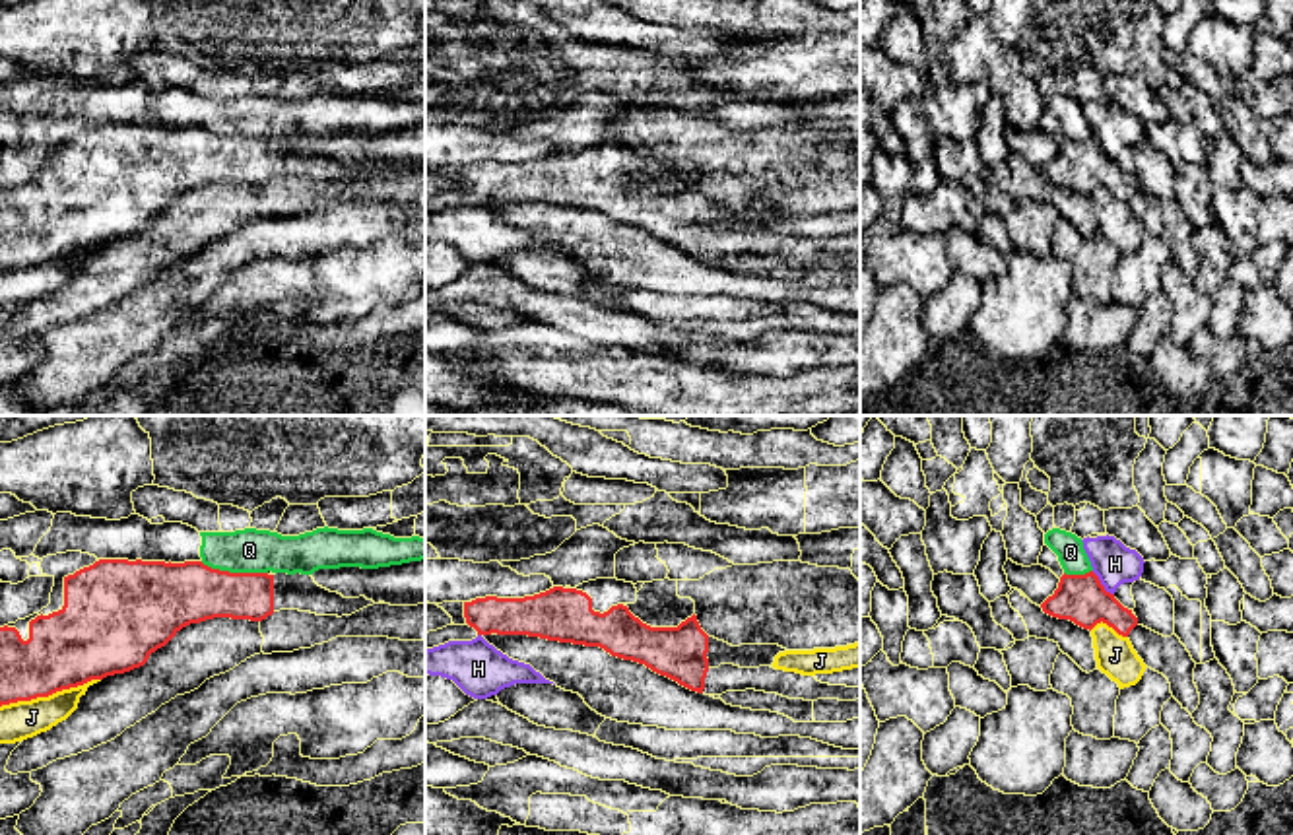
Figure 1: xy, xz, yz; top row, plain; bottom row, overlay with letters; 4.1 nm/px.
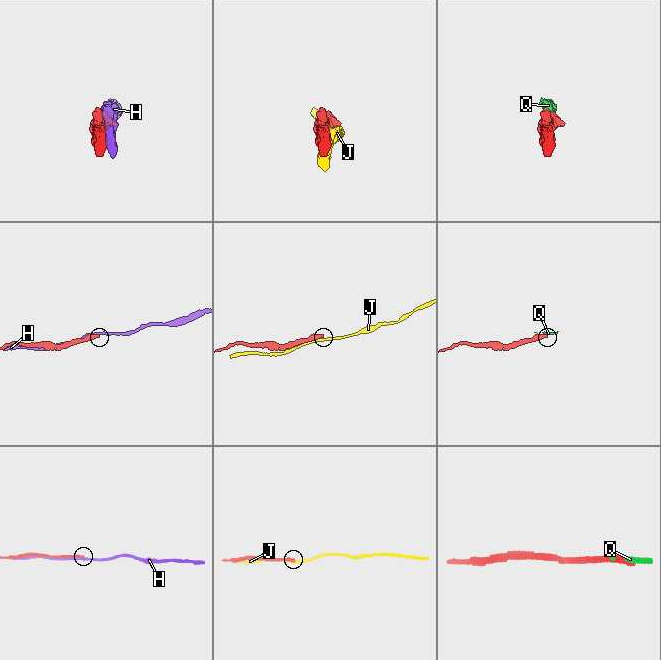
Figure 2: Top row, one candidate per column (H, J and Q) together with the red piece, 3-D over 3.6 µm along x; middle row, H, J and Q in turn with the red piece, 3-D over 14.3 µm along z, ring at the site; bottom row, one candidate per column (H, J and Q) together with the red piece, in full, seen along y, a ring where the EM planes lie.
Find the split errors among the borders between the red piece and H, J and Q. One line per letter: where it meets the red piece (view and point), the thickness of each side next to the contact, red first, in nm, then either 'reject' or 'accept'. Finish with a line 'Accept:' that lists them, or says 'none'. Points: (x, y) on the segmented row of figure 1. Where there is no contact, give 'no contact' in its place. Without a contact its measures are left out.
H: yz (1101, 585) | 200/170 nm | reject
J: xy (49, 694) | 320/160 nm | reject
Q: xy (233, 573) | 260/180 nm | reject
Accept: none

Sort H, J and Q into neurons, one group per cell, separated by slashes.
H / J / Q

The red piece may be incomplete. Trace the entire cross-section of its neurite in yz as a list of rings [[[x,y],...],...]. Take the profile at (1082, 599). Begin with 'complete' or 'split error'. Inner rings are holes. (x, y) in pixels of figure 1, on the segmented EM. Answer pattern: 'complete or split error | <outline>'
complete | [[[1093,571],[1085,575],[1064,573],[1058,588],[1041,608],[1052,618],[1070,619],[1089,631],[1103,621],[1118,635],[1128,637],[1138,625],[1132,610],[1124,608],[1114,594],[1107,592]]]

